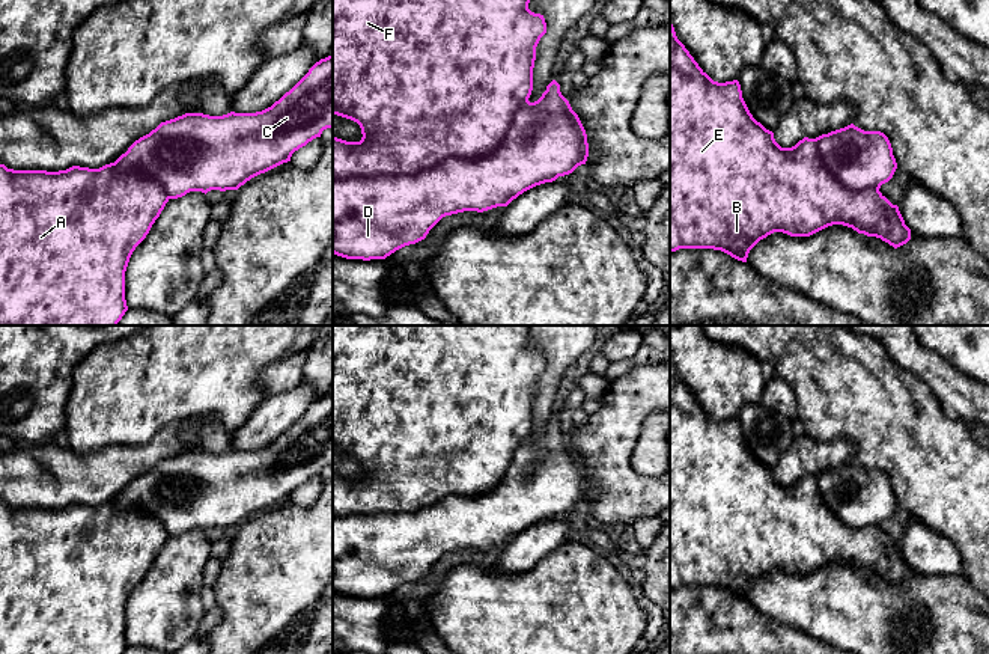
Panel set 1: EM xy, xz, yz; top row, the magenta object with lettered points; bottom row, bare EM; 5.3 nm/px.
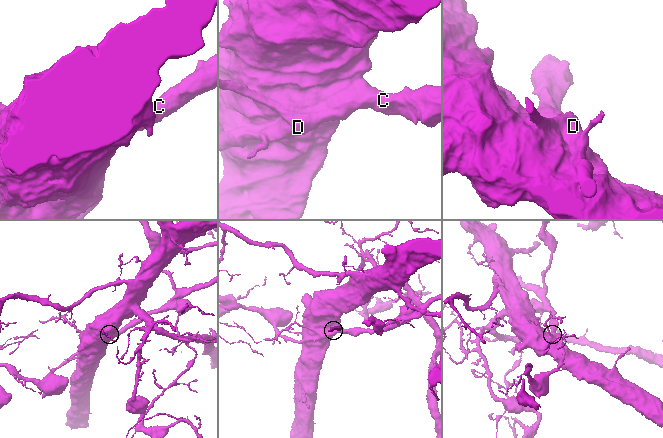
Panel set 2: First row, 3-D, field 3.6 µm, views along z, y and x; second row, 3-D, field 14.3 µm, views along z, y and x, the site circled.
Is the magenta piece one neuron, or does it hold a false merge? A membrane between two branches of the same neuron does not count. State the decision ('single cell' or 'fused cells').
fused cells

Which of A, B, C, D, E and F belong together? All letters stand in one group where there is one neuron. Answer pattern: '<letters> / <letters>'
A B E F / C D

